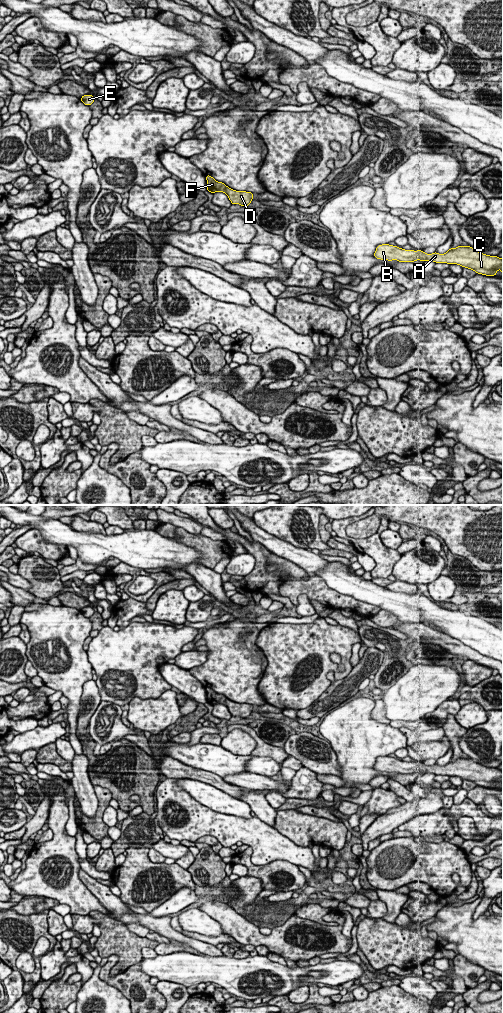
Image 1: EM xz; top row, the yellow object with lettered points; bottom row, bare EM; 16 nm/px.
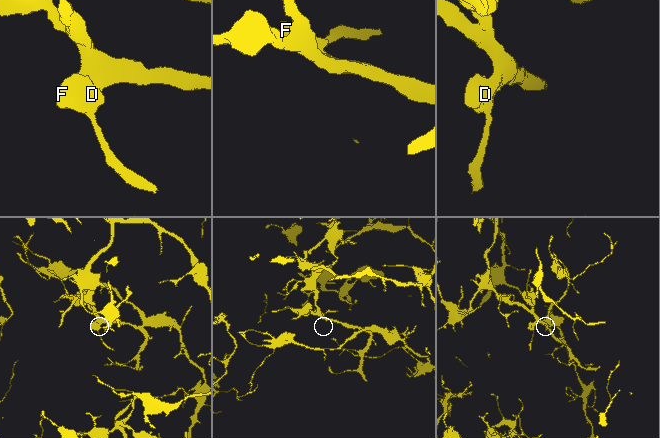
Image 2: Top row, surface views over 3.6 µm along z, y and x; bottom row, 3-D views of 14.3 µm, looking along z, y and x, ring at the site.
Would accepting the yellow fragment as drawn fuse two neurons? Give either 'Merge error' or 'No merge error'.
No merge error

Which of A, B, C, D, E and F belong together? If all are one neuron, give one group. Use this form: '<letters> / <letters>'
A B C D E F

